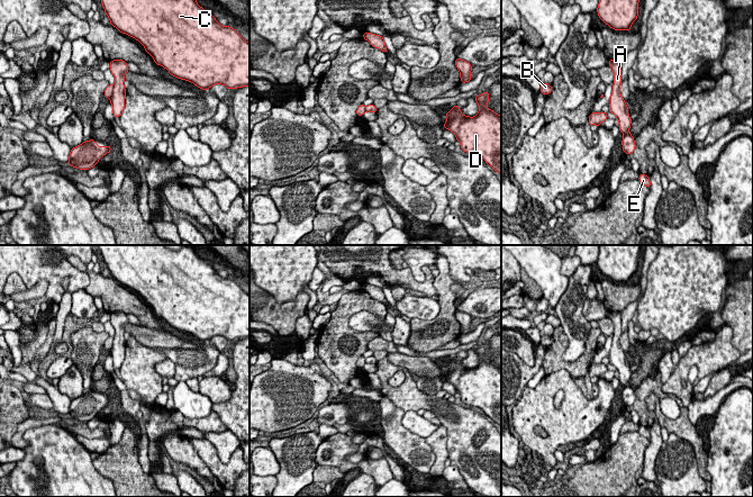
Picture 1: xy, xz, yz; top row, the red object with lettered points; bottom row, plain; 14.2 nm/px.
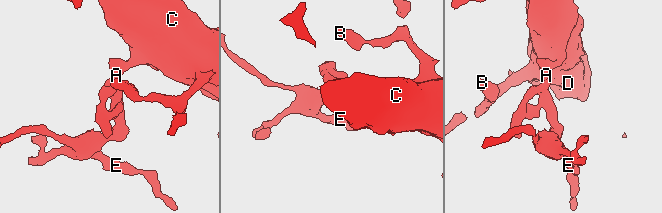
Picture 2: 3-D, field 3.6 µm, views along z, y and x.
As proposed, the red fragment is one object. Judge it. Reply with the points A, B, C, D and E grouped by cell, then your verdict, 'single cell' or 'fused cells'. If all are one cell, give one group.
A B C D E | single cell

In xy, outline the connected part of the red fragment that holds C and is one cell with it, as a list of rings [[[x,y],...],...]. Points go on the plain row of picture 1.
[[[98,245],[106,266],[110,271],[110,277],[115,278],[123,286],[137,291],[147,305],[152,307],[157,317],[165,319],[171,327],[178,331],[187,332],[199,338],[200,341],[208,342],[214,336],[224,336],[227,341],[236,341],[242,338],[250,338],[250,295],[242,290],[242,288],[232,279],[221,278],[216,270],[203,260],[201,260],[193,246],[184,245],[179,251],[172,251],[165,245]]]

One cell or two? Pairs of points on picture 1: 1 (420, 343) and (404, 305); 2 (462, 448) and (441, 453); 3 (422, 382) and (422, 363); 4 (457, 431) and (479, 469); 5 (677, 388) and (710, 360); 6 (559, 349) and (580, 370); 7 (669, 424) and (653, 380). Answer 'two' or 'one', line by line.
1: two
2: two
3: two
4: one
5: one
6: one
7: one

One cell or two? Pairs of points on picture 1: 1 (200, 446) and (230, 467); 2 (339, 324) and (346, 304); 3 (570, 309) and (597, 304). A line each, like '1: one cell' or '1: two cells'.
1: one cell
2: one cell
3: two cells

